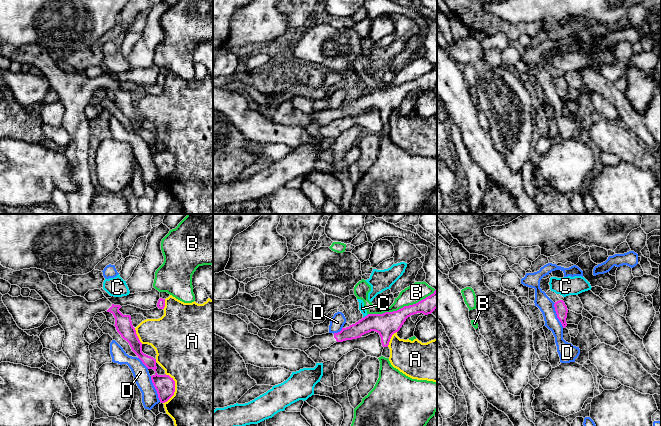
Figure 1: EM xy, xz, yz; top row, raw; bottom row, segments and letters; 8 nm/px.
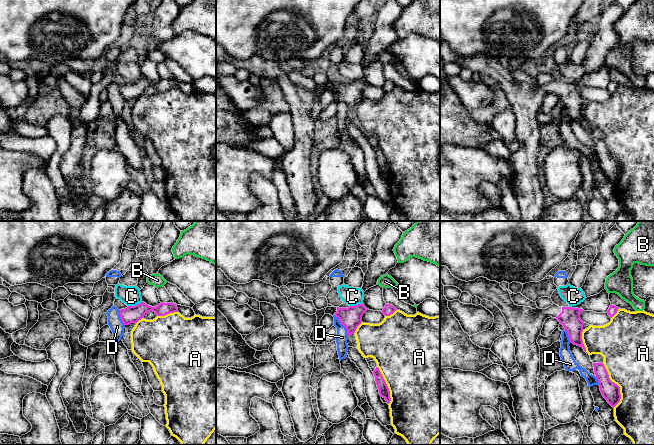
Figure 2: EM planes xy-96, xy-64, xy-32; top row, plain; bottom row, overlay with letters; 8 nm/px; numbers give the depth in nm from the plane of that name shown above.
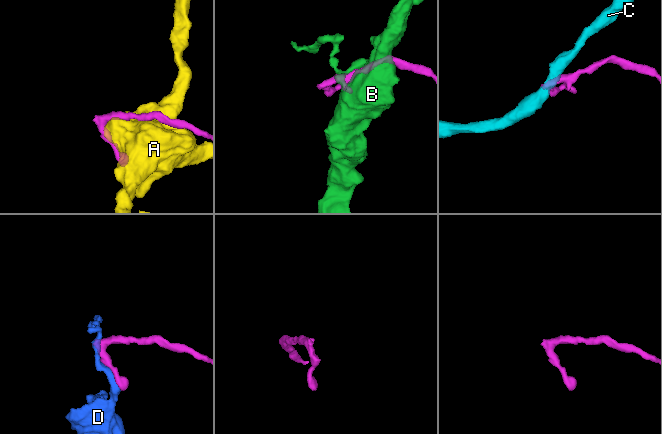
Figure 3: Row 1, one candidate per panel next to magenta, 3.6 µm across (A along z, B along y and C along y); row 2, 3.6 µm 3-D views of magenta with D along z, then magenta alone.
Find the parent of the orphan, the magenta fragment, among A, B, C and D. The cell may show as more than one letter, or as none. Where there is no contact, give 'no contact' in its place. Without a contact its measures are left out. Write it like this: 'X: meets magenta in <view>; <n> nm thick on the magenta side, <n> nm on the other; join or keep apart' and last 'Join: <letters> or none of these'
A: meets magenta in xy; 160 nm thick on the magenta side, 500 nm on the other; keep apart
B: meets magenta in xz; 190 nm thick on the magenta side, 150 nm on the other; keep apart
C: meets magenta in xz; 190 nm thick on the magenta side, 50 nm on the other; keep apart
D: meets magenta in xy; 160 nm thick on the magenta side, 130 nm on the other; keep apart
Join: none of these

